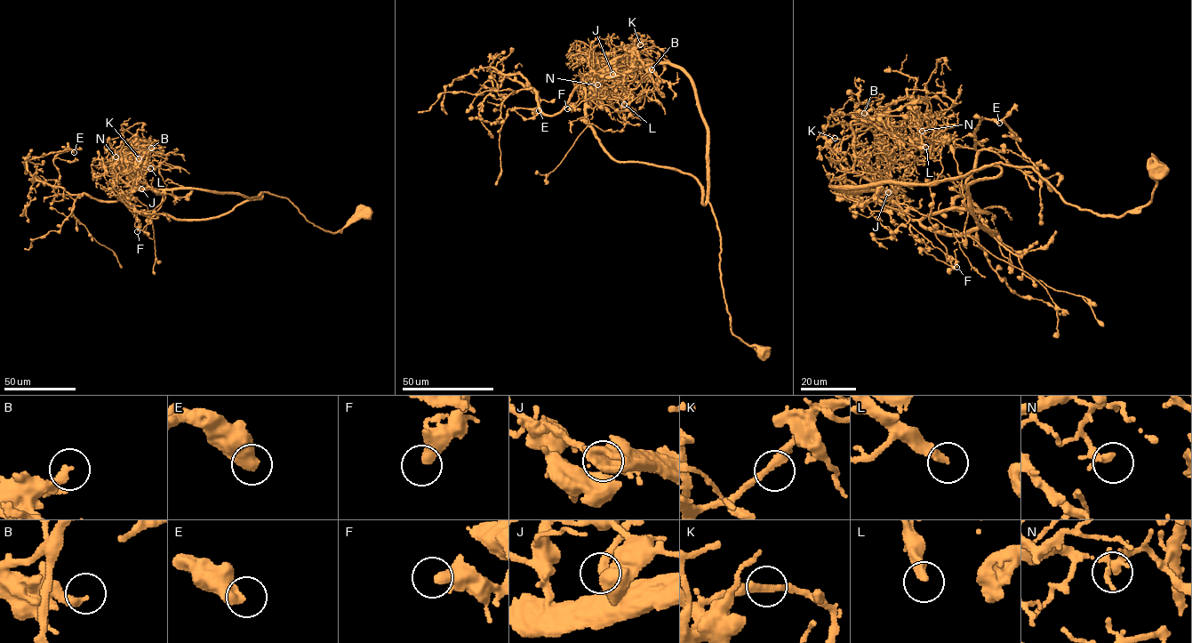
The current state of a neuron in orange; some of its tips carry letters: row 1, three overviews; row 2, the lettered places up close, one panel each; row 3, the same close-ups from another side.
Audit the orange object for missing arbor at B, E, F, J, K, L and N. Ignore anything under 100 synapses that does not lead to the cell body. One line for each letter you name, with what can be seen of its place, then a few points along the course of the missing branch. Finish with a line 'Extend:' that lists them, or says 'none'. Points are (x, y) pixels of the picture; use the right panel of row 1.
L: at (925, 147); missing branch runs (925, 147), (940, 164), (946, 190), (933, 206), (913, 209), (910, 205), (901, 206)
Extend: L

